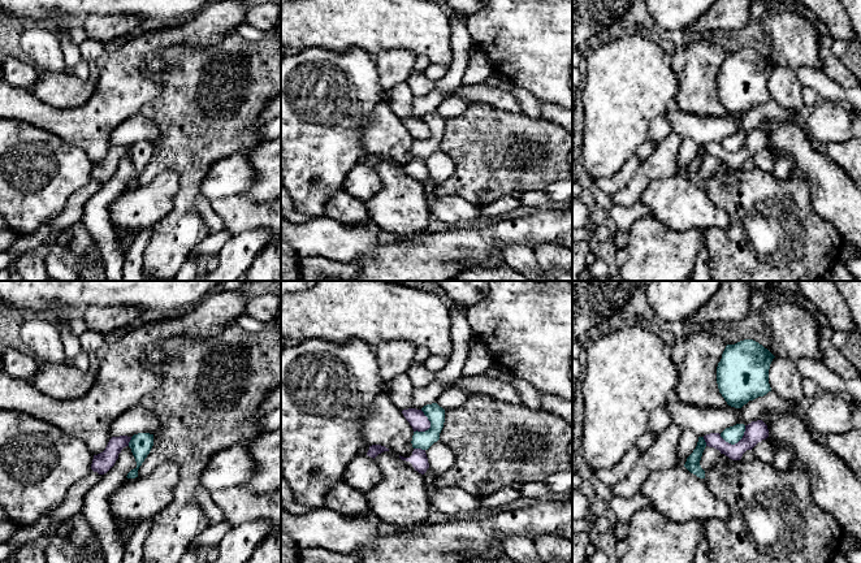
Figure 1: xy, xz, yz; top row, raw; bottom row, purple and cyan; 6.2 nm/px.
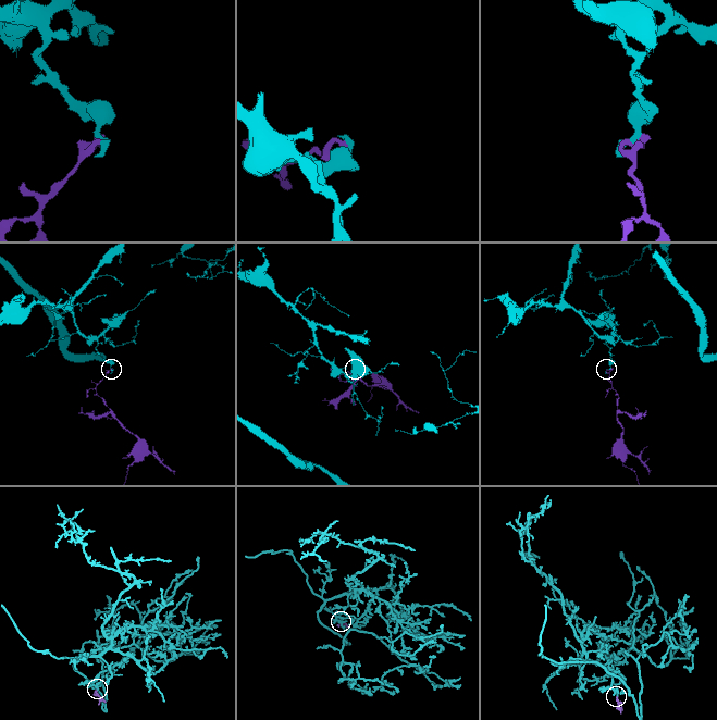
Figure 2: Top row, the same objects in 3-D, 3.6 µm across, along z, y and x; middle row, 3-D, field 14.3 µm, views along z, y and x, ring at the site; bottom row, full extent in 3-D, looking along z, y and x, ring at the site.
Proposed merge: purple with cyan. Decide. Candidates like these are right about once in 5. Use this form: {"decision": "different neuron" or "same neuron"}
{"decision": "different neuron"}

